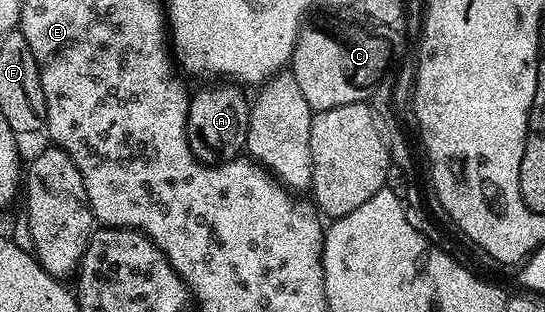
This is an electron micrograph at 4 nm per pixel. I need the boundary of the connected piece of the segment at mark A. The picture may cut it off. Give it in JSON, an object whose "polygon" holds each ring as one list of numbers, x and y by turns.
{"polygon":[[214,81,211,87,193,92,188,105,186,118,186,136,192,153,202,163,211,165,226,163,239,158,246,146,248,121,250,120,250,103,241,86,230,81]]}

